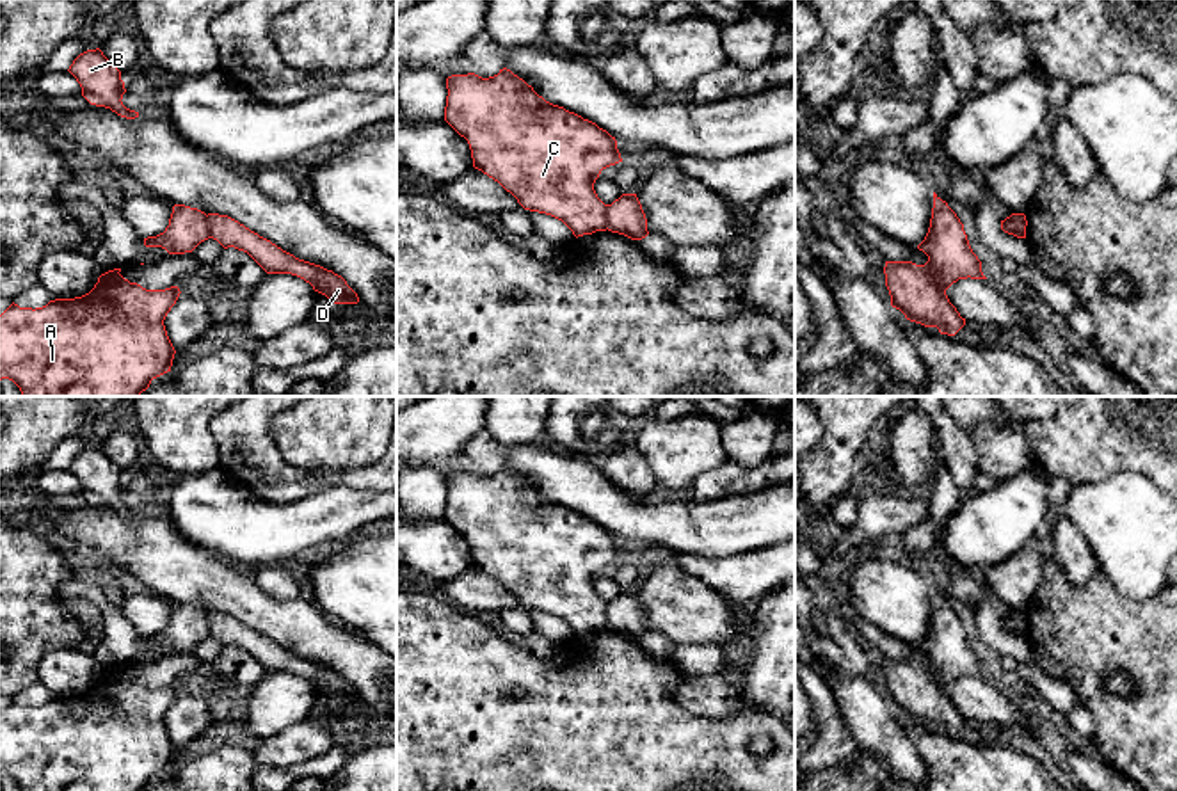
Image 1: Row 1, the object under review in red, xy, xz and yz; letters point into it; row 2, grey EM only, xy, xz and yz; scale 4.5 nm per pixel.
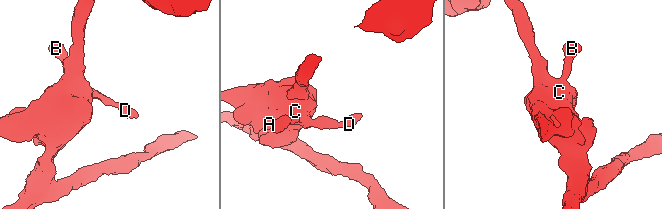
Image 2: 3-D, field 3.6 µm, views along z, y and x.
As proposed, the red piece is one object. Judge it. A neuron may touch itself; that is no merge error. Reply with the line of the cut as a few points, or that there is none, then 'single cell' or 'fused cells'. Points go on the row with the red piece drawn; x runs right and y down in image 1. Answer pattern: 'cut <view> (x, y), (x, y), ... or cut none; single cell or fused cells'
cut xz (608, 205), (605, 228); fused cells

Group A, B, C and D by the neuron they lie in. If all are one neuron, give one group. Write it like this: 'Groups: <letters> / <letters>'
Groups: A B C / D

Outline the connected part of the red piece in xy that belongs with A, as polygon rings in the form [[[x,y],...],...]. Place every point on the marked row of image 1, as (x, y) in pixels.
[[[119,272],[101,274],[82,297],[36,309],[12,302],[0,315],[0,380],[12,380],[23,396],[139,396],[153,379],[171,372],[176,350],[164,320],[180,288],[146,290]]]

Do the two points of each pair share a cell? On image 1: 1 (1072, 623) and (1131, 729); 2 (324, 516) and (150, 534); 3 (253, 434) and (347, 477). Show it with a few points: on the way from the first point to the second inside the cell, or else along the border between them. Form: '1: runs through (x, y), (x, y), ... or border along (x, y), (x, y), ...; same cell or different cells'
1: runs through (1081, 649), (1088, 687), (1104, 703); same cell
2: border along (168, 518), (184, 537), (212, 553); different cells
3: runs through (269, 459), (290, 480), (322, 480); same cell

